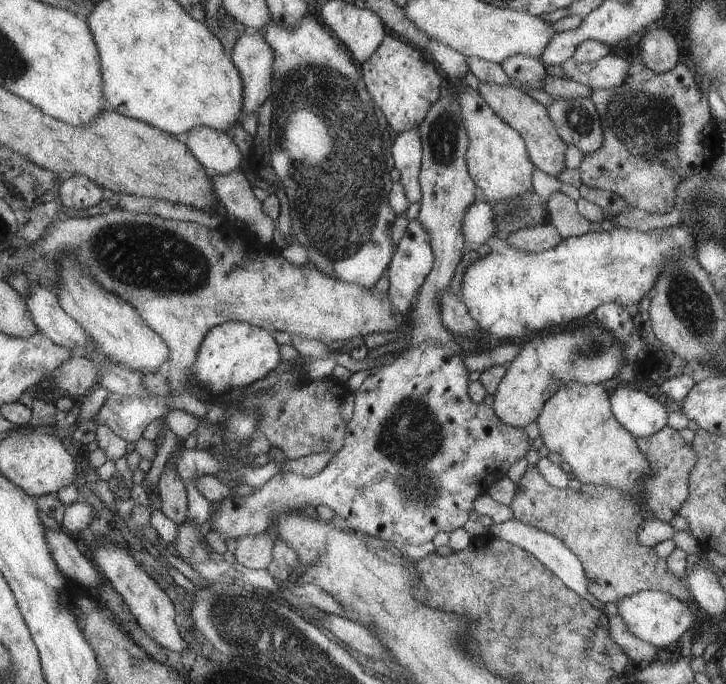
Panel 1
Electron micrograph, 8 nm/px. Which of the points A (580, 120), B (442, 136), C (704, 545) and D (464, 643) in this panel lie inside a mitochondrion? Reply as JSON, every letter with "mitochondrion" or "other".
{"A":"mitochondrion","B":"mitochondrion","C":"other","D":"other"}

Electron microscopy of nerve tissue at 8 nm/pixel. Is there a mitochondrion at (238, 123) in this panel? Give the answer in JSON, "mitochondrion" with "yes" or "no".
{"mitochondrion":"no"}

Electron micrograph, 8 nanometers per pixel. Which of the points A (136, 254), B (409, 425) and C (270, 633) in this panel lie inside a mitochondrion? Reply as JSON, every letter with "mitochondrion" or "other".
{"A":"mitochondrion","B":"mitochondrion","C":"mitochondrion"}

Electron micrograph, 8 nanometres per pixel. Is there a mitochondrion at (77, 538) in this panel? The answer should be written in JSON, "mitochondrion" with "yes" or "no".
{"mitochondrion":"no"}

